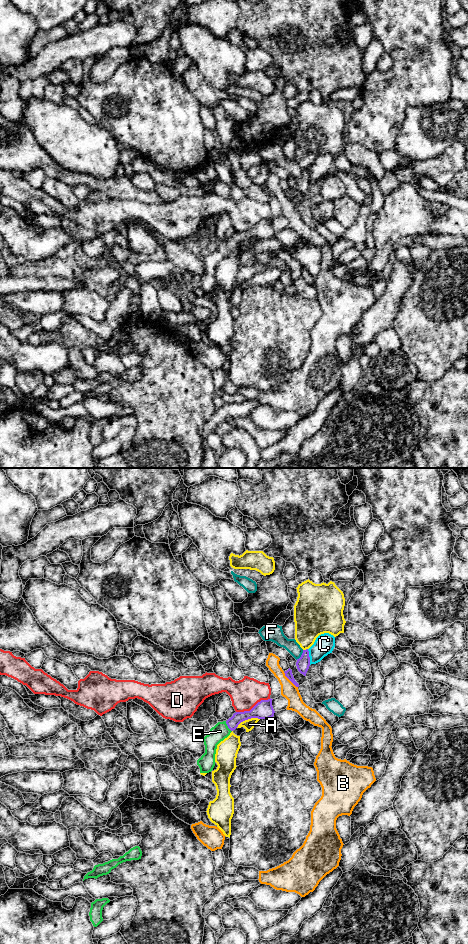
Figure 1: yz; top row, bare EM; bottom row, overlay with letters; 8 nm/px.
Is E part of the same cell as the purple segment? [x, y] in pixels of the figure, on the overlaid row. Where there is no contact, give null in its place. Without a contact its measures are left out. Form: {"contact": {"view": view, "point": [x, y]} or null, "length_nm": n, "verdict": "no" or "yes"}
{"contact": {"view": "yz", "point": [227, 725]}, "length_nm": 100, "verdict": "yes"}

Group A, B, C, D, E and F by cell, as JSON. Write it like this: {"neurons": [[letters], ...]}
{"neurons": [["A"], ["B"], ["C"], ["D"], ["E"], ["F"]]}

